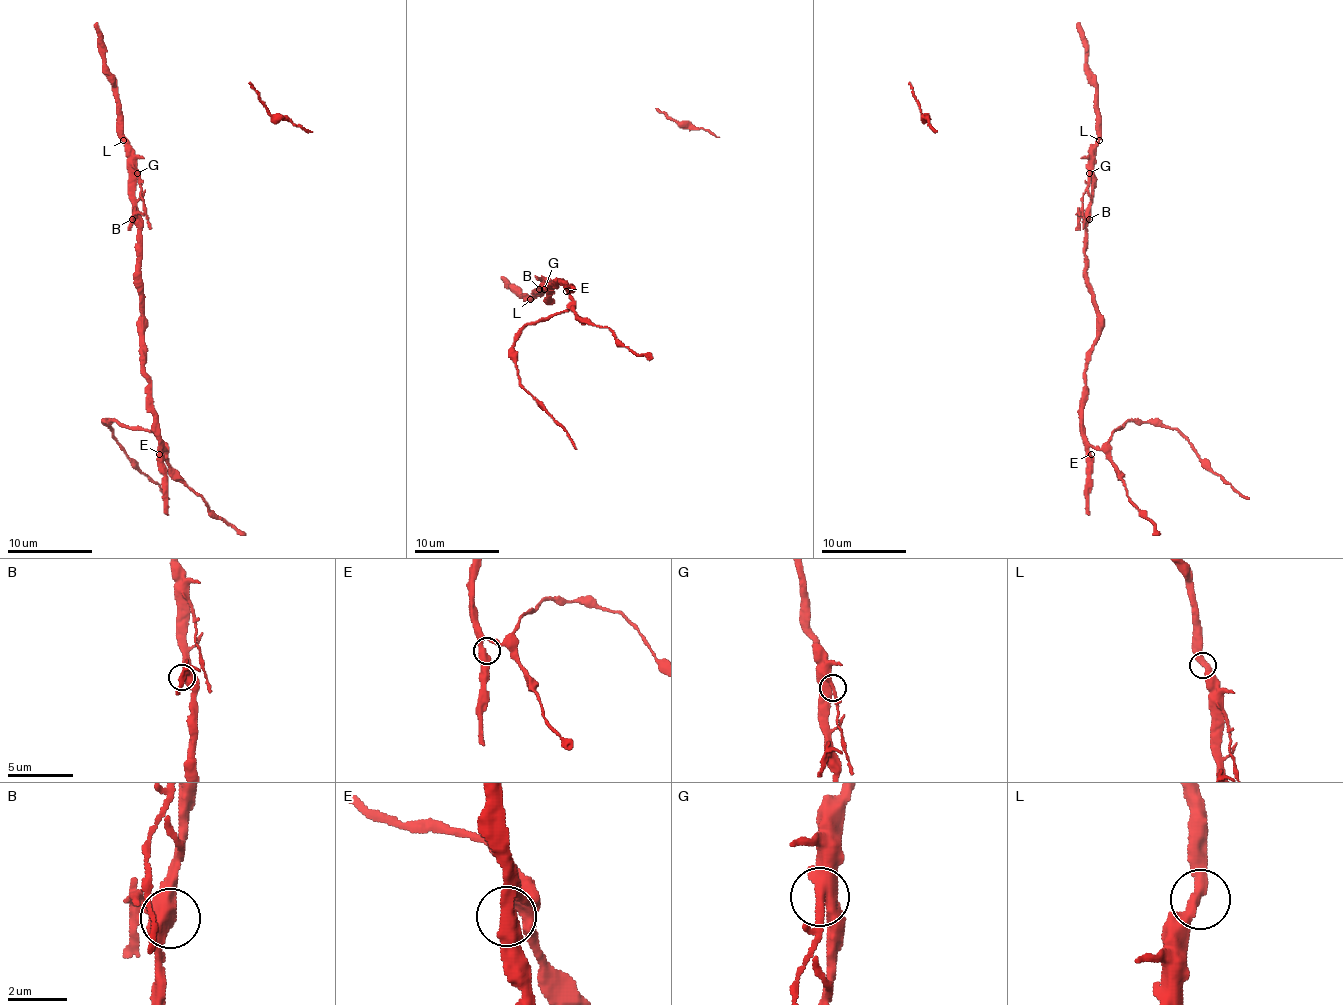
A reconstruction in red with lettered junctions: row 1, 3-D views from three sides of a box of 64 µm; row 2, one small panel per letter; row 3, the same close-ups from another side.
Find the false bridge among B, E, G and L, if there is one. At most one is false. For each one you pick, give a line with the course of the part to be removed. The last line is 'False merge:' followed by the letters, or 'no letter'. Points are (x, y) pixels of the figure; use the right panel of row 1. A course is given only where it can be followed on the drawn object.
G: course (1089, 172), (1082, 198), (1082, 229)
False merge: G

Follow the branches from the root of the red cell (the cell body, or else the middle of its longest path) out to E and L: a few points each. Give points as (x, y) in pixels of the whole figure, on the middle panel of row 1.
E: (549, 295), (549, 289), (558, 282), (562, 282), (566, 291)
L: (549, 295), (545, 284), (530, 299)

